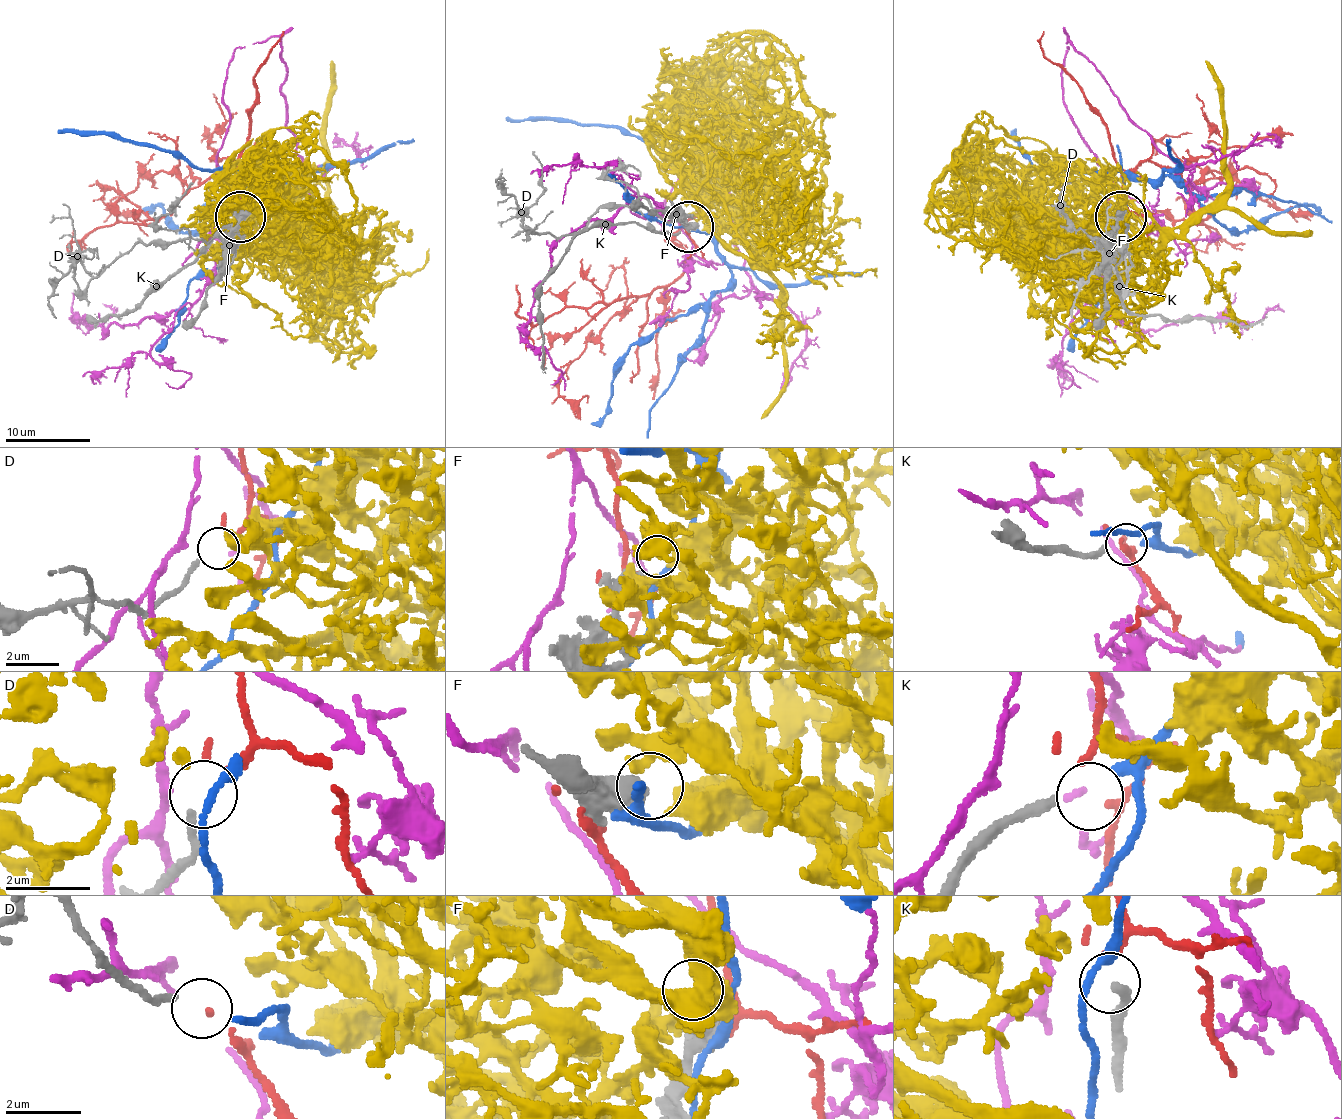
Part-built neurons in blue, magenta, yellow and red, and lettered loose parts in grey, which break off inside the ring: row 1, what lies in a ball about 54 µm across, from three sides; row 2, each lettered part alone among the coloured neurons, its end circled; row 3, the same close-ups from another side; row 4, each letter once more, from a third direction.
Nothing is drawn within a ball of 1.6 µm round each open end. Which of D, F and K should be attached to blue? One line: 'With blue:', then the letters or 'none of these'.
With blue: K

